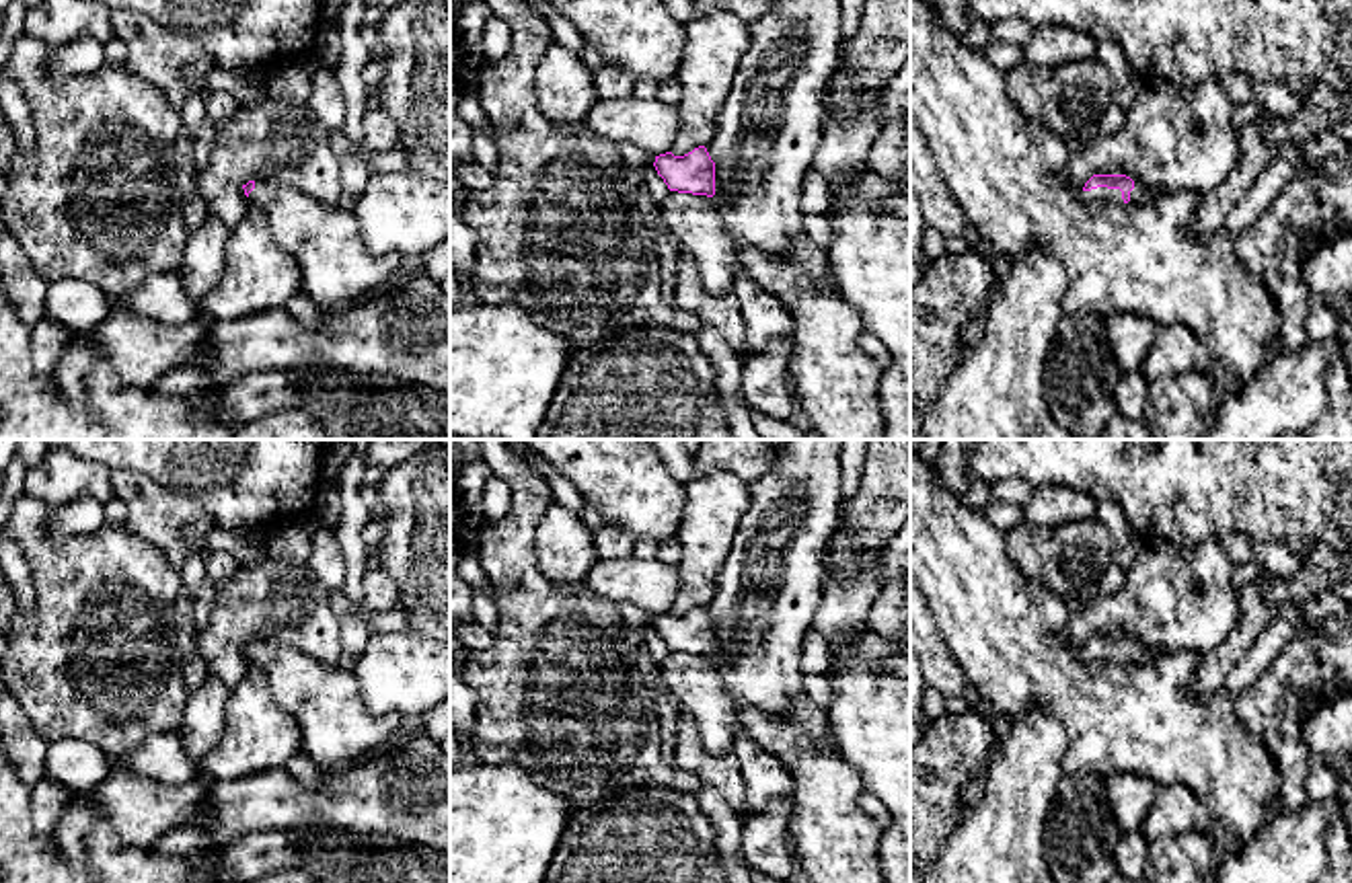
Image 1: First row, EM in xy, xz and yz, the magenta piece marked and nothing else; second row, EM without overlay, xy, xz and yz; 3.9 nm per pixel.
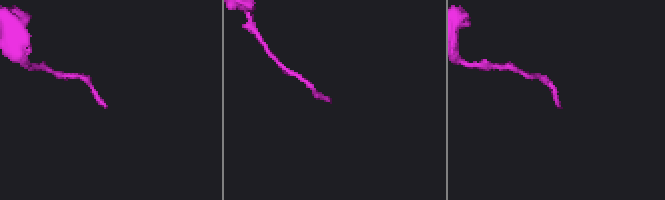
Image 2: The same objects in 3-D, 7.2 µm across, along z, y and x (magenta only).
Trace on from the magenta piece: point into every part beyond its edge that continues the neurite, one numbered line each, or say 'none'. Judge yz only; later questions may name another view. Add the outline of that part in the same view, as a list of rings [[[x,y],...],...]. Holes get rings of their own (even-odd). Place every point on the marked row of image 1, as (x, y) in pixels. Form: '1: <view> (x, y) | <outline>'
1: yz (1139, 196) | [[[1134,181],[1134,189],[1130,191],[1130,201],[1128,203],[1122,199],[1122,191],[1120,189],[1107,189],[1107,187],[1097,187],[1097,189],[1091,189],[1091,191],[1083,191],[1081,197],[1085,201],[1097,201],[1097,203],[1103,203],[1103,205],[1110,205],[1110,207],[1124,207],[1128,203],[1130,205],[1144,205],[1144,203],[1155,199],[1153,193],[1144,185],[1140,185],[1136,181]]]

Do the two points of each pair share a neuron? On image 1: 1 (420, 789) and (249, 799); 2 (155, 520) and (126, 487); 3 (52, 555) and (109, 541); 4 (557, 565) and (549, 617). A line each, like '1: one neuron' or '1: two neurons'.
1: one neuron
2: one neuron
3: one neuron
4: two neurons

